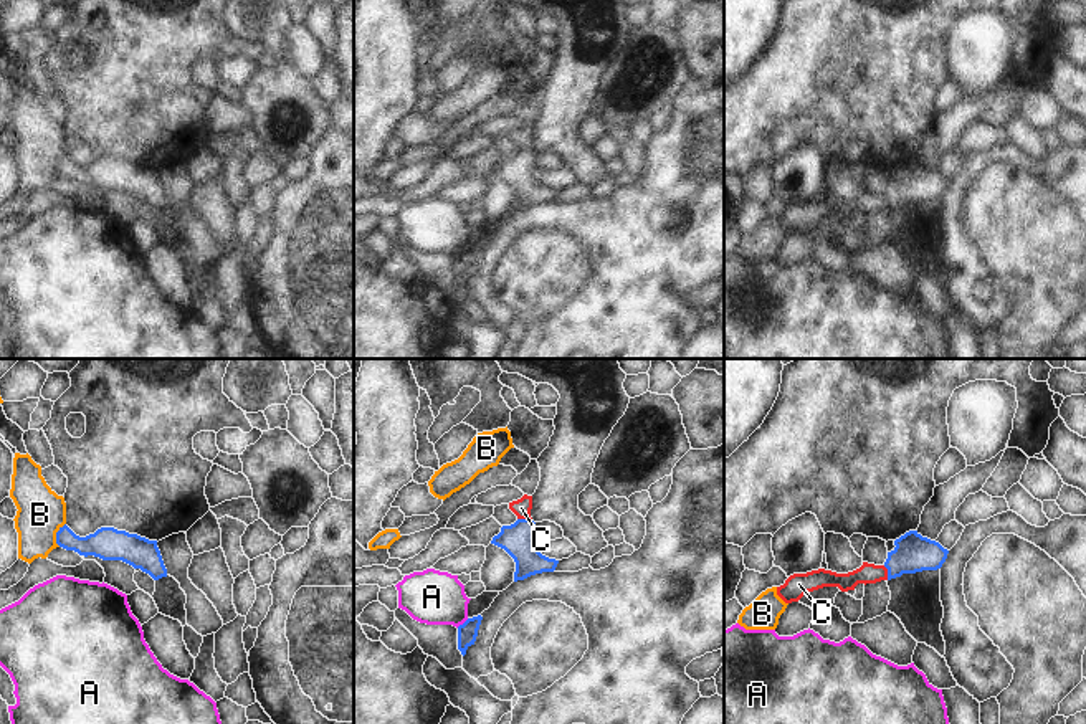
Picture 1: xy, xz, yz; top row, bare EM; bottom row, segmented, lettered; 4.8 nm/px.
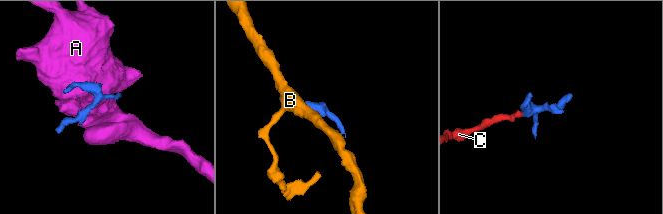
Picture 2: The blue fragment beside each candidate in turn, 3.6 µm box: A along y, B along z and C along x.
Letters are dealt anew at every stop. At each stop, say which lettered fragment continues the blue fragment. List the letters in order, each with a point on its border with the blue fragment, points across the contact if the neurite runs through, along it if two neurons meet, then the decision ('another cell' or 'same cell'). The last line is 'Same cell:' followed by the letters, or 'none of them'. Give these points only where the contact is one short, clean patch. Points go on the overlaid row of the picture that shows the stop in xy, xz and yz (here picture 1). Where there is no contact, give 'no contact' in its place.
A: xz (463, 623) | along xz (468, 619), (457, 627) | another cell
B: xy (57, 534) | along xy (65, 523), (57, 533), (58, 546) | another cell
C: xz (524, 519) | across xz (518, 539), (524, 519), (521, 508) | same cell
Same cell: C

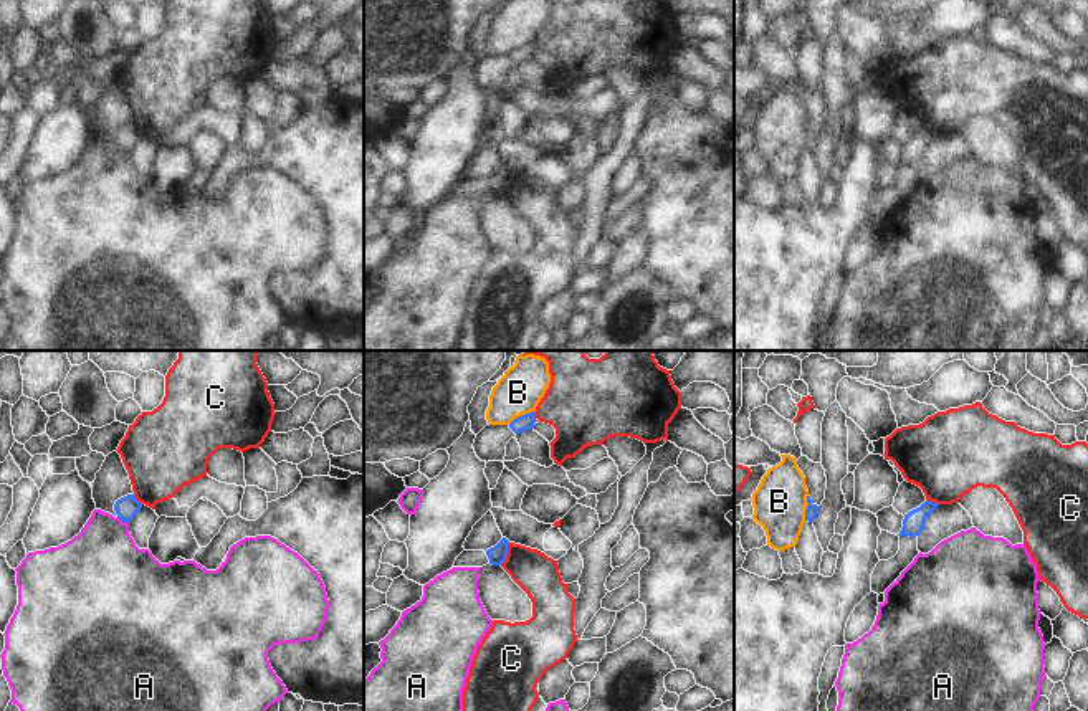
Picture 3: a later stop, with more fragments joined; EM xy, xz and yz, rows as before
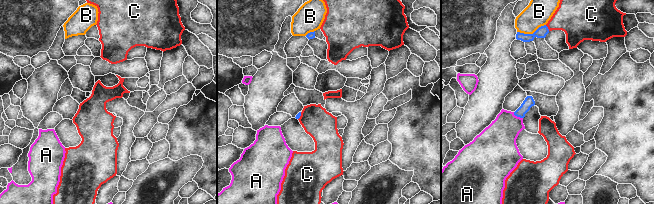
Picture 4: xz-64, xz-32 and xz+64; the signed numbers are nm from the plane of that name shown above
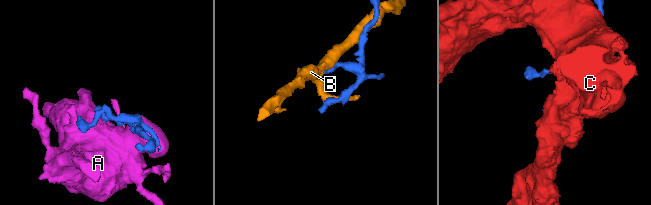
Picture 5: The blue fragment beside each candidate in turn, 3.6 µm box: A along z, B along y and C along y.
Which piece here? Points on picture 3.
A: xy (123, 521) | along xy (118, 516), (128, 524) | another cell
B: xz (521, 415) | another cell
C: xz (506, 554) | another cell
Same cell: none of them

